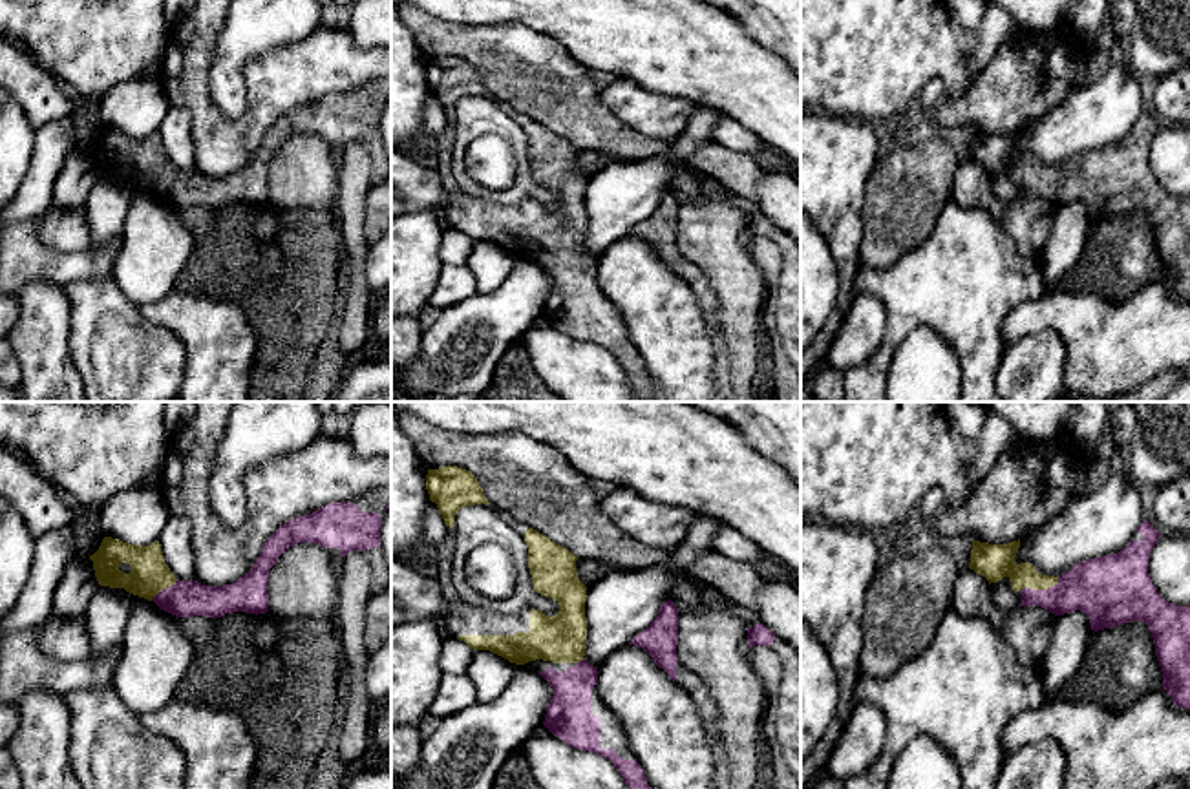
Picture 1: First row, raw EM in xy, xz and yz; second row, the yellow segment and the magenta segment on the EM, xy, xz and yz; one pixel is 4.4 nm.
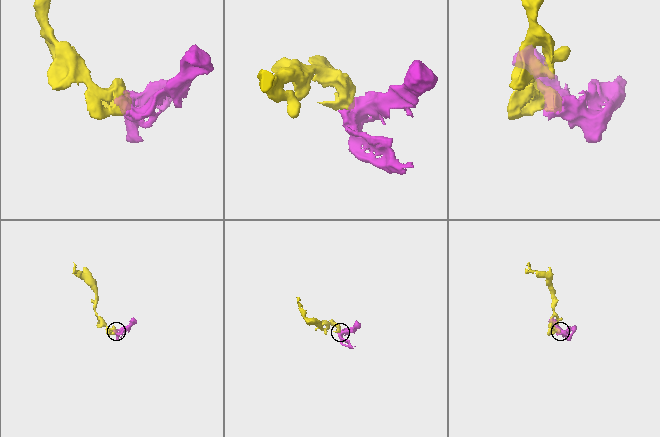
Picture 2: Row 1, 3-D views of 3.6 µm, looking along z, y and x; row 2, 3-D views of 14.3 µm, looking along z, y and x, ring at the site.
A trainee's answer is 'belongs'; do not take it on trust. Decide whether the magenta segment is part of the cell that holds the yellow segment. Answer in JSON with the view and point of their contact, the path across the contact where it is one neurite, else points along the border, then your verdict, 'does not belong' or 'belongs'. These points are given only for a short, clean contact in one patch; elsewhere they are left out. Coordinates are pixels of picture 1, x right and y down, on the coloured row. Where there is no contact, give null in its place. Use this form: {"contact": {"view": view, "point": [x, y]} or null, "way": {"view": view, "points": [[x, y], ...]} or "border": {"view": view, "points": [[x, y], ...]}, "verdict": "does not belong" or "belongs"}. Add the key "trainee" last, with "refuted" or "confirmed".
{"contact": {"view": "yz", "point": [1039, 589]}, "way": {"view": "yz", "points": [[993, 561], [998, 561], [1039, 589], [1095, 587]]}, "verdict": "belongs", "trainee": "confirmed"}

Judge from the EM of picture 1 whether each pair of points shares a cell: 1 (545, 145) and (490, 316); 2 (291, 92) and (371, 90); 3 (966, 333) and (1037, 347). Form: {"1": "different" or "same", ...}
{"1": "different", "2": "different", "3": "different"}

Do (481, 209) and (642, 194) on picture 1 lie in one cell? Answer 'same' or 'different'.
different

